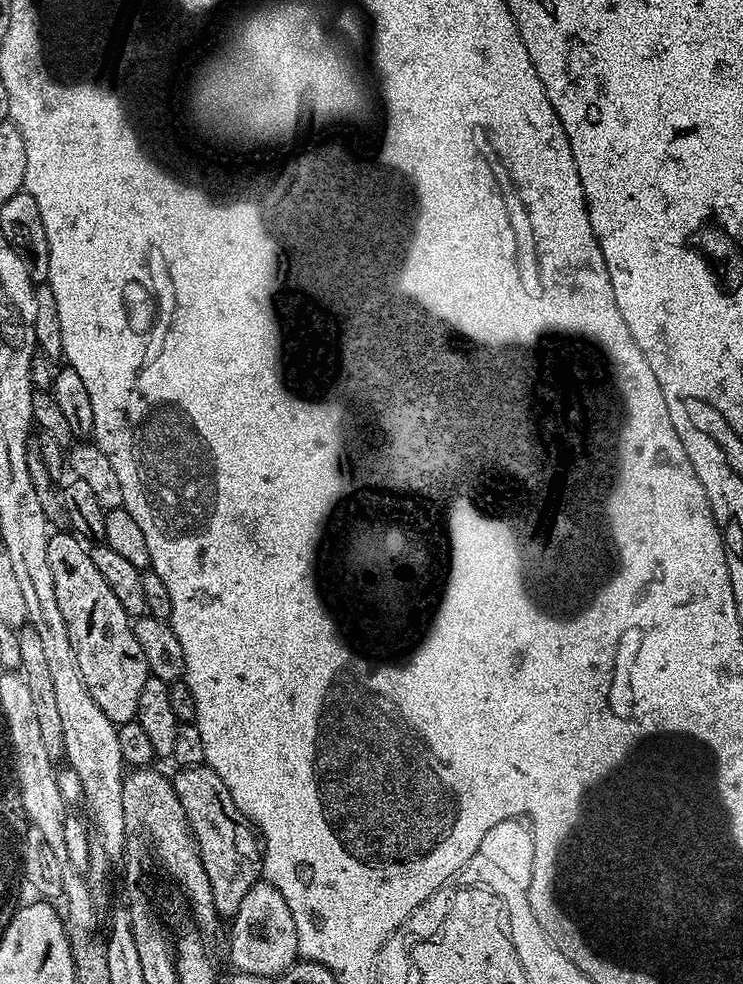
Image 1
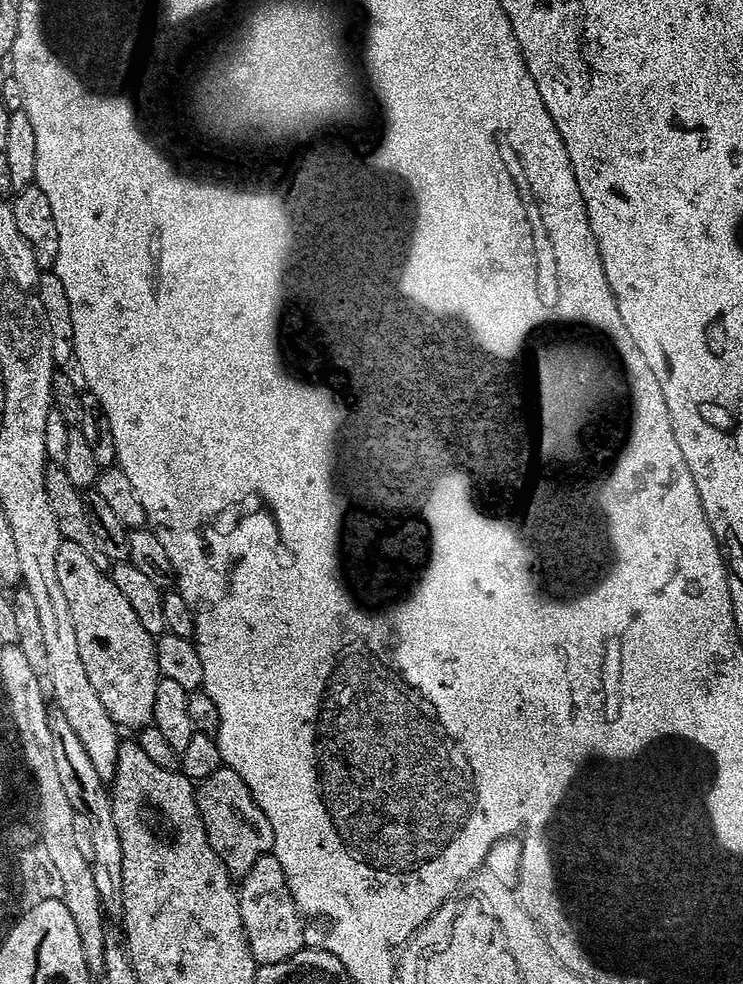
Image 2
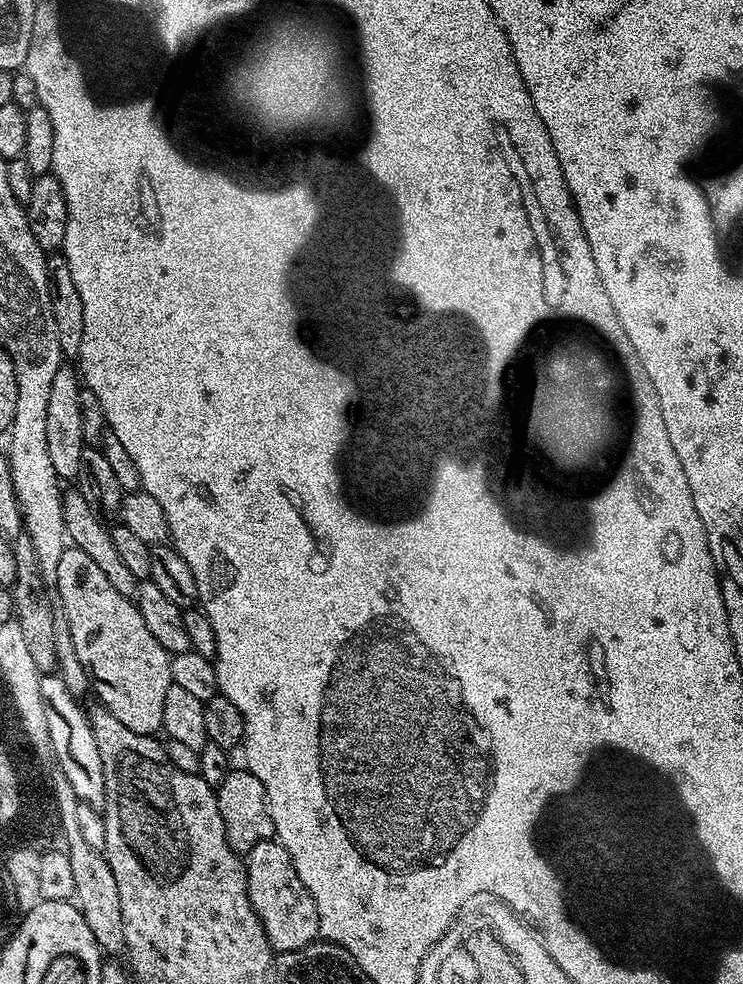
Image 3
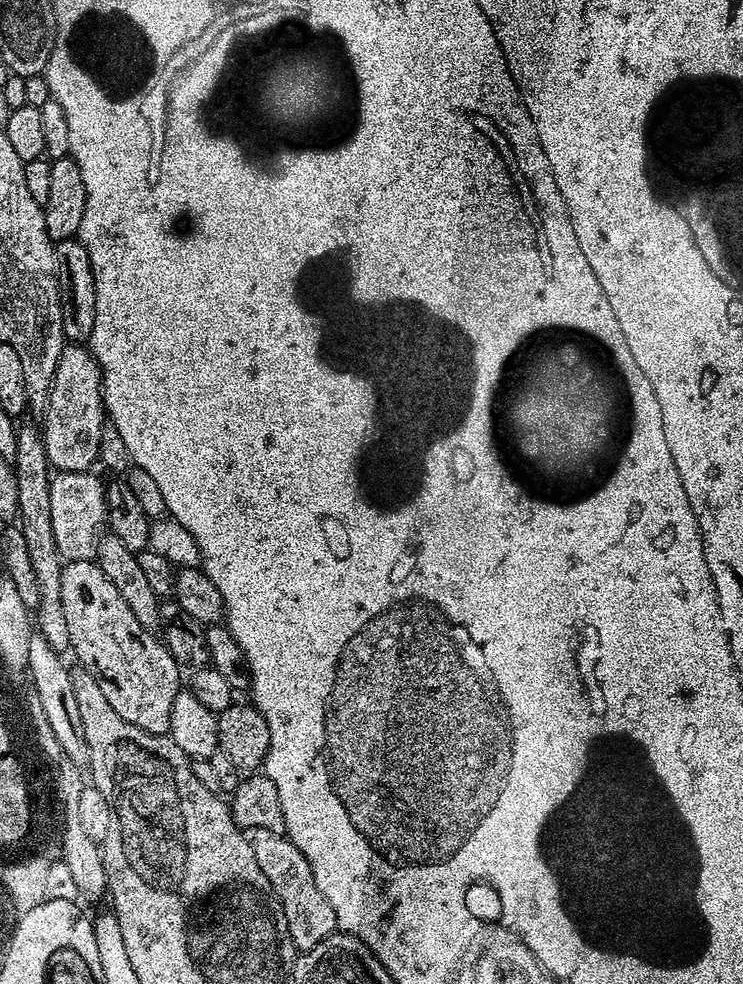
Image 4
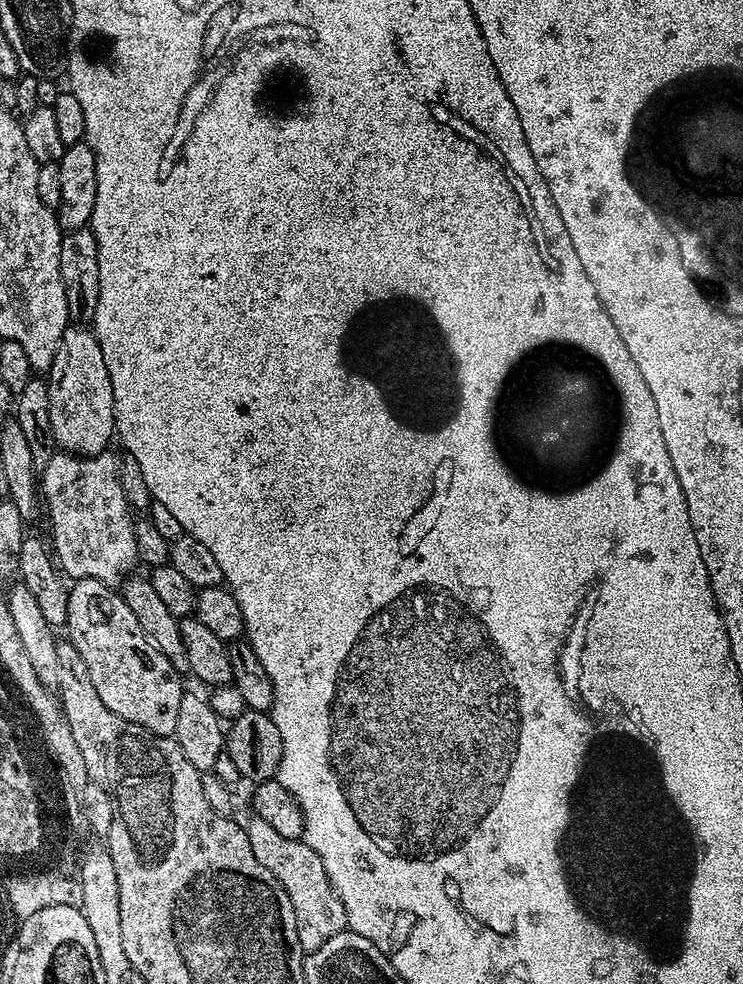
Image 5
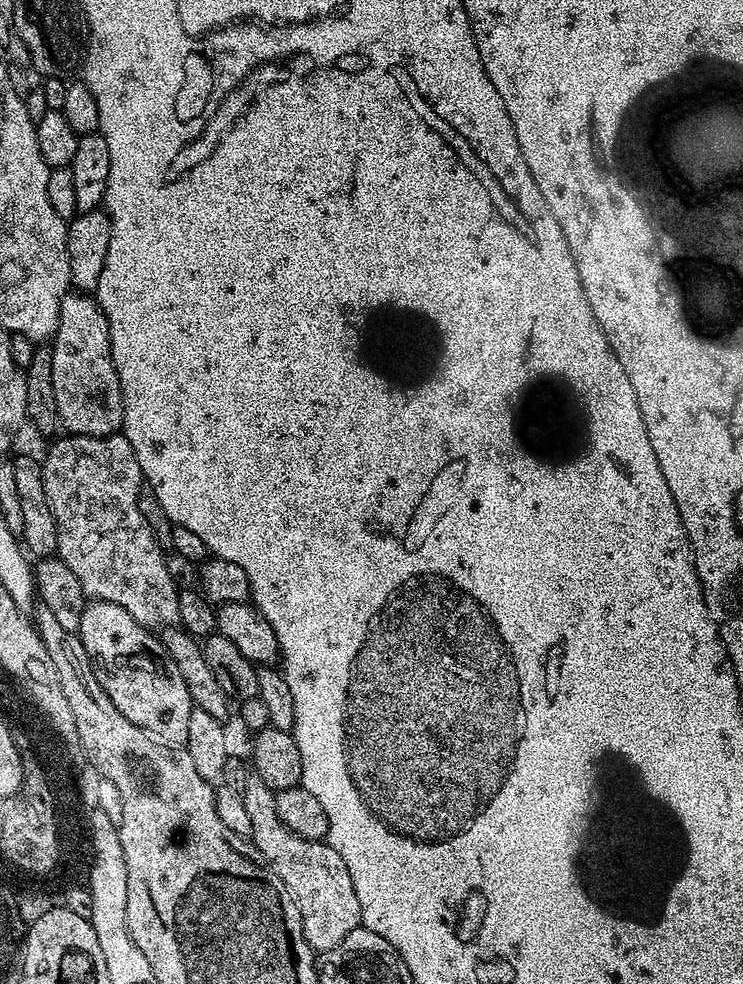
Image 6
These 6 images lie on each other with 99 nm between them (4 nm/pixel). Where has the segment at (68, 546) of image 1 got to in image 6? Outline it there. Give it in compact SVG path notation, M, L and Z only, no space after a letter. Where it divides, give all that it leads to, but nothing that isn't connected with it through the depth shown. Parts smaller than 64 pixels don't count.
M89 599L82 610L82 622L78 633L82 646L86 646L86 654L94 666L94 674L106 690L110 702L118 706L118 710L134 726L149 732L157 740L169 746L186 745L186 734L190 727L190 714L194 707L190 698L190 690L186 690L186 682L182 682L182 674L178 674L178 666L168 657L159 635L144 628L122 606L114 606L114 602Z

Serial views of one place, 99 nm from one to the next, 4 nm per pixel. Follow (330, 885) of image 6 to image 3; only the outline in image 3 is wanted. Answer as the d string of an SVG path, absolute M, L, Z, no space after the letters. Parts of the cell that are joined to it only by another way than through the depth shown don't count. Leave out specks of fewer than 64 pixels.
M259 840L247 852L246 863L250 902L266 930L273 953L296 952L313 943L320 936L318 906L310 898L310 890L302 886L302 878L298 878L298 870L294 870L294 862L279 840Z

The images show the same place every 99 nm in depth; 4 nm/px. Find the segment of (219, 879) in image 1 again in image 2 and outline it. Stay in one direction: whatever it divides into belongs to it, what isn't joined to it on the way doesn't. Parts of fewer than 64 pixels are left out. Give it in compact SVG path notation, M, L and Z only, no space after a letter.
M222 766L218 770L214 770L214 774L210 774L210 778L199 781L196 788L196 805L198 814L206 826L206 838L210 842L210 846L220 855L226 870L233 878L242 878L248 873L250 866L254 866L254 862L258 862L260 856L267 856L271 853L274 830L270 830L270 822L266 818L266 814L262 814L262 810L254 802L246 782L242 782L242 778L238 778L238 774L234 774L234 770Z

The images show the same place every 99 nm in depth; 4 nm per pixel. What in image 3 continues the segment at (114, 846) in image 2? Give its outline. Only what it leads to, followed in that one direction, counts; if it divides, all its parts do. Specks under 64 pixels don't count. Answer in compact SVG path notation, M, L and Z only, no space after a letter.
M44 674L40 677L42 686L42 706L46 709L46 722L50 729L50 745L56 755L58 766L70 787L81 804L89 804L95 808L103 809L104 795L106 794L106 774L102 774L102 754L98 754L98 742L94 742L94 730L88 721L88 712L83 708L81 701L70 690L66 690L66 682L58 674Z

